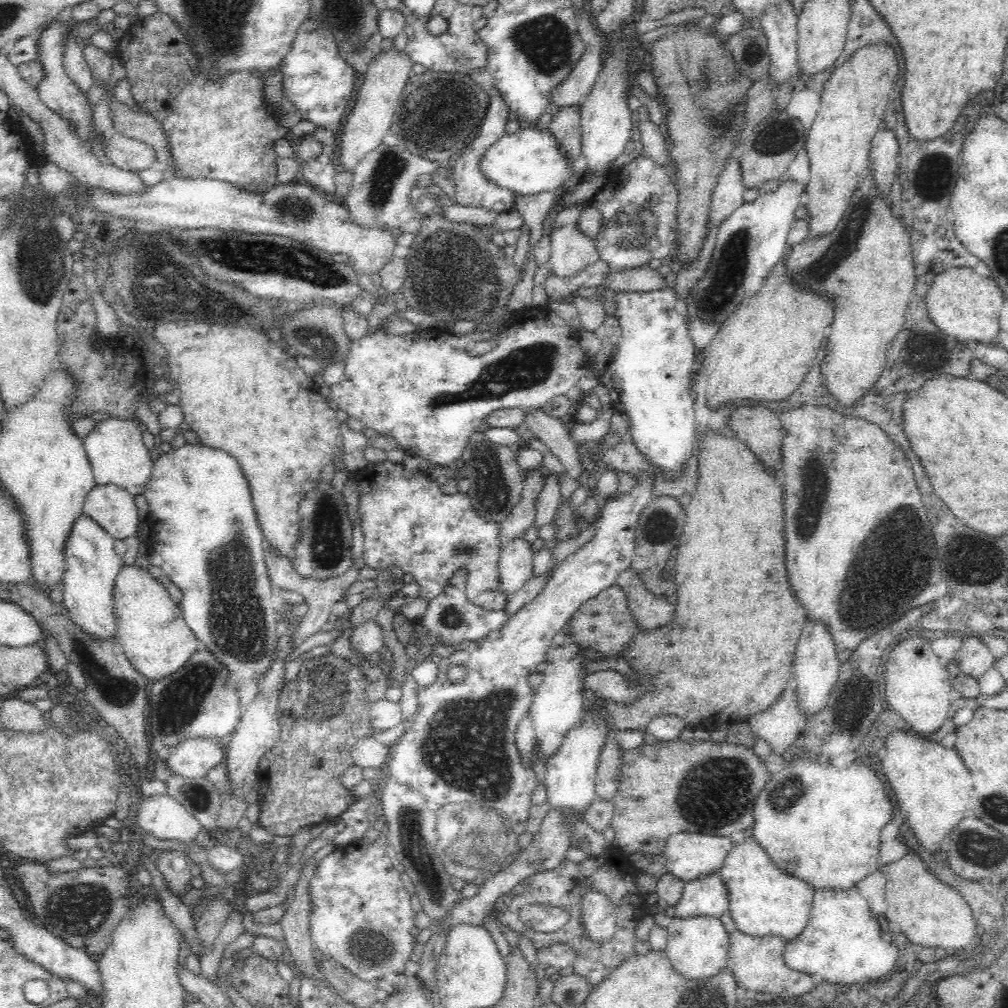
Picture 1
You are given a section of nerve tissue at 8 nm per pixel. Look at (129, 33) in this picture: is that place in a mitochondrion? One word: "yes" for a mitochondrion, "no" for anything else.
no

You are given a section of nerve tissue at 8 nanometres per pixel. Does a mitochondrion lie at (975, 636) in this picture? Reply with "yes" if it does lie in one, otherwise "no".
no

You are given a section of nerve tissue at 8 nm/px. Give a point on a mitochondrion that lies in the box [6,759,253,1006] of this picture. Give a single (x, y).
(79, 910)

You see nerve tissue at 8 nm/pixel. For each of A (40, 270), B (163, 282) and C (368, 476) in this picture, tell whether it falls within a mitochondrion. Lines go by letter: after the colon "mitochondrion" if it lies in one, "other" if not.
A: mitochondrion
B: mitochondrion
C: other

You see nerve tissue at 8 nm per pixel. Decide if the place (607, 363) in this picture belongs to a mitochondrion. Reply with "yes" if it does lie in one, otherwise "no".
no

